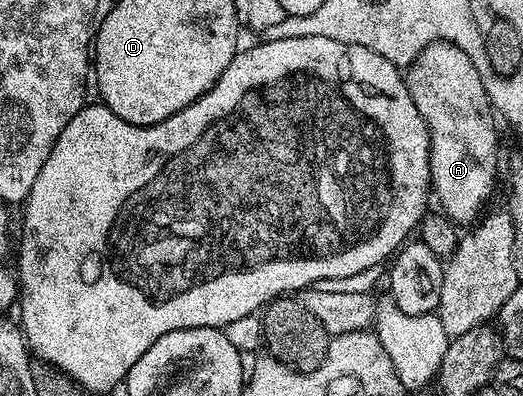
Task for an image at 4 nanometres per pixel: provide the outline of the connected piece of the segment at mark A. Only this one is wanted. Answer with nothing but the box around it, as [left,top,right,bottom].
[405,44,498,225]

